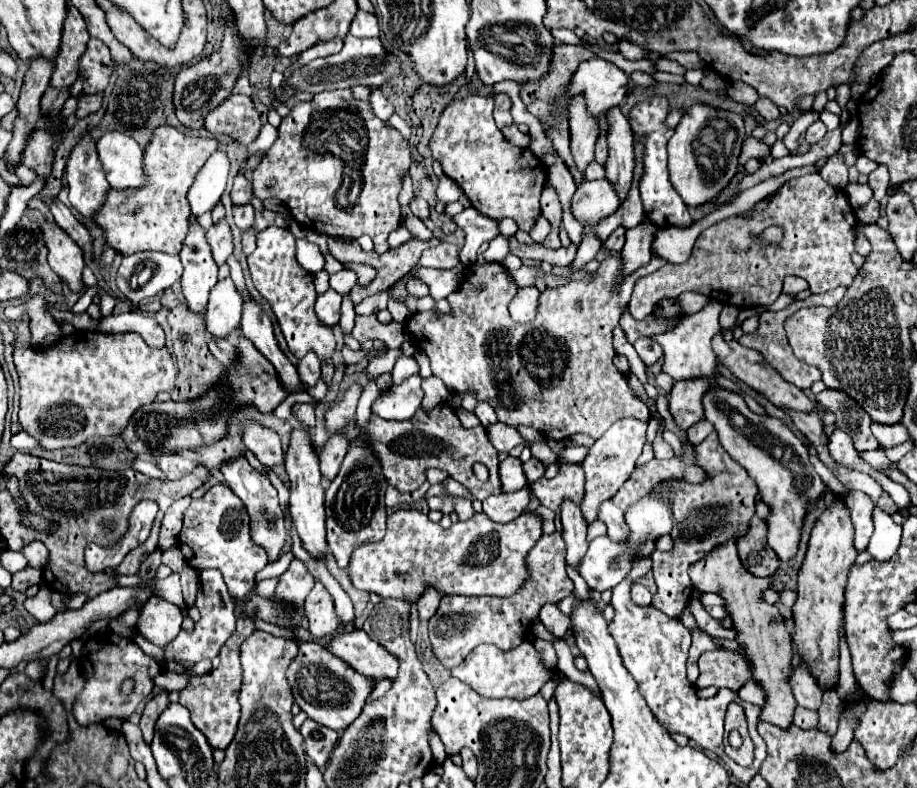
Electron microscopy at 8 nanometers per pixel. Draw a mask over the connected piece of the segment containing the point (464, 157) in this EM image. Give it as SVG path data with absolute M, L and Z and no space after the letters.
M468 96L444 108L430 140L432 156L442 164L444 174L458 182L472 206L492 218L512 218L520 230L530 232L540 214L540 192L546 182L546 168L530 150L510 144L492 118L494 100Z

